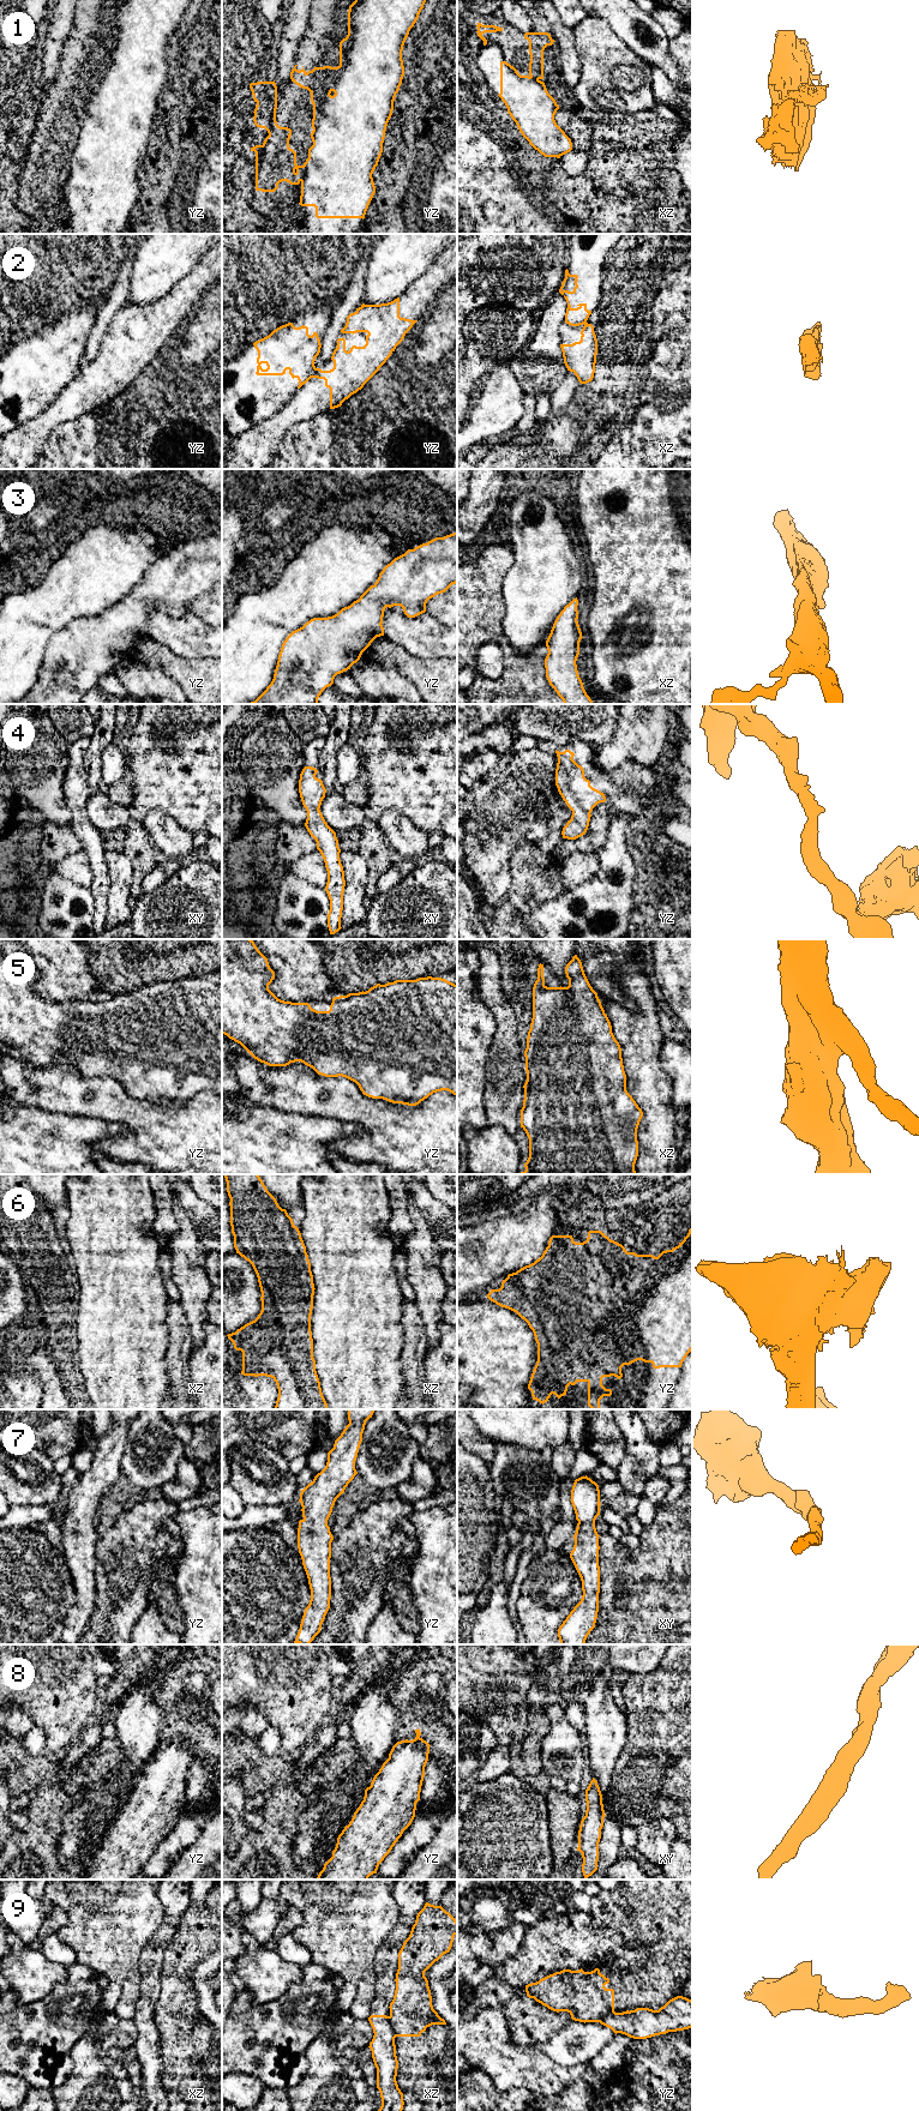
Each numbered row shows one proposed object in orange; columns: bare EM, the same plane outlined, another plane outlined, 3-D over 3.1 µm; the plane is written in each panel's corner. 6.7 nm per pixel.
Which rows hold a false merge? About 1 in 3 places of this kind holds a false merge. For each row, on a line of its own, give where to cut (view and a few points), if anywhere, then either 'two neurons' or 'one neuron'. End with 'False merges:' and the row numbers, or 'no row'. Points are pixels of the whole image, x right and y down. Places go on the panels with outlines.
1: cut yz (304, 166), (304, 175), (300, 180); two neurons
2: cut yz (317, 368), (311, 377); two neurons
3: cut none; one neuron
4: cut none; one neuron
5: cut none; one neuron
6: cut none; one neuron
7: cut none; one neuron
8: cut none; one neuron
9: cut xz (388, 2016), (396, 2036); two neurons
False merges: 1, 2, 9

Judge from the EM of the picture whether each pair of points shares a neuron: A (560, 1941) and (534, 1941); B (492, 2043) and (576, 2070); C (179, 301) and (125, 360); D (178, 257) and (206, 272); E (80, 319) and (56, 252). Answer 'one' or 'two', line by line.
A: one
B: one
C: one
D: two
E: two

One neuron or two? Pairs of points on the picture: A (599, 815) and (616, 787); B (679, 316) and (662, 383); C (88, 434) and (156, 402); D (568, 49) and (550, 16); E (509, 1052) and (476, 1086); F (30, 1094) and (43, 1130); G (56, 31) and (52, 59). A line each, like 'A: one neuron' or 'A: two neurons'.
A: two neurons
B: one neuron
C: one neuron
D: one neuron
E: two neurons
F: two neurons
G: one neuron

